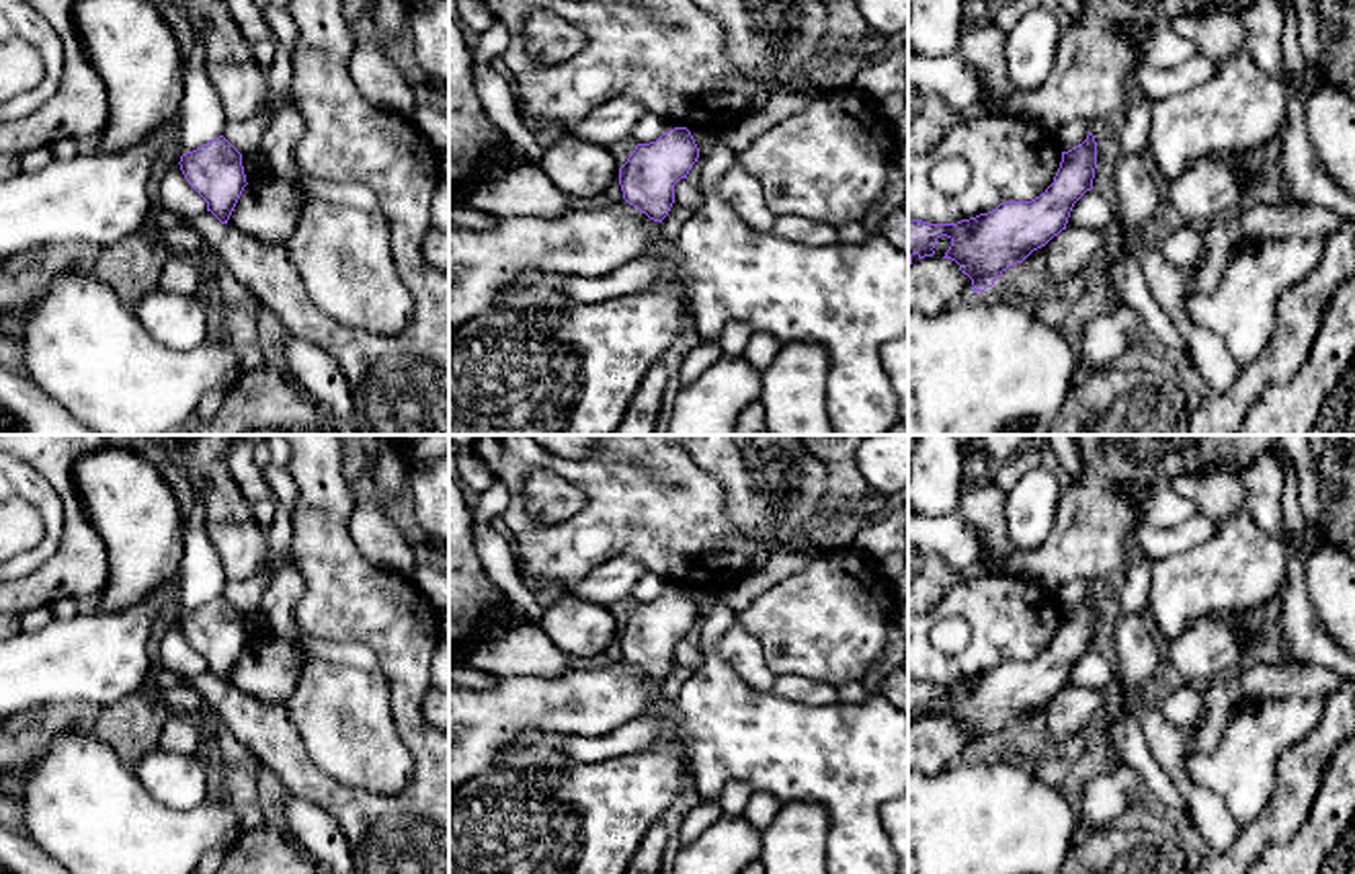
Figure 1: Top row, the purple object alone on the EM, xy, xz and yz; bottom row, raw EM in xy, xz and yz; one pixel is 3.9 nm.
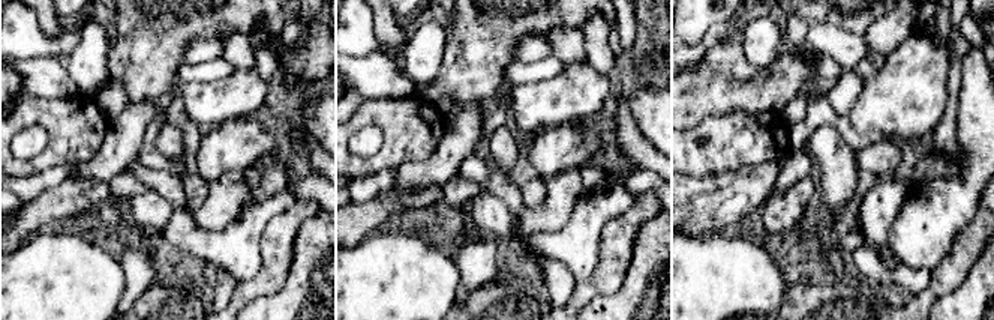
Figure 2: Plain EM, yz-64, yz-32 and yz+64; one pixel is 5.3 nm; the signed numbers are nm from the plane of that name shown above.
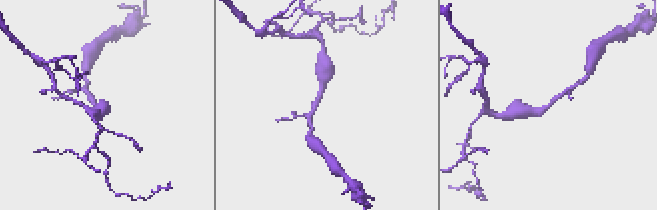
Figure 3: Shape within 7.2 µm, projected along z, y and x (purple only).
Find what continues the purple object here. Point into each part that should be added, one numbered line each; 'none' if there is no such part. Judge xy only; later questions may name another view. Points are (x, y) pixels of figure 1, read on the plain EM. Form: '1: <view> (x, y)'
none

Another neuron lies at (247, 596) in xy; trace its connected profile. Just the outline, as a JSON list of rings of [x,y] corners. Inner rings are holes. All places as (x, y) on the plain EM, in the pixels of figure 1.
[[[256,574],[244,583],[230,583],[223,597],[244,615],[260,607],[260,599],[271,585],[271,574]]]

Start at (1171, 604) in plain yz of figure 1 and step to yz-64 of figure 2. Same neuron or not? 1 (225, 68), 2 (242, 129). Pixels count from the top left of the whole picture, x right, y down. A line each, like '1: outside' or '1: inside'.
1: outside
2: outside

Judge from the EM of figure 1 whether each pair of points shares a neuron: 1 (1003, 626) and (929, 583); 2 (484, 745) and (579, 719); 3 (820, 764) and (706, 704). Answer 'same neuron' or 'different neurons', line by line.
1: different neurons
2: same neuron
3: same neuron

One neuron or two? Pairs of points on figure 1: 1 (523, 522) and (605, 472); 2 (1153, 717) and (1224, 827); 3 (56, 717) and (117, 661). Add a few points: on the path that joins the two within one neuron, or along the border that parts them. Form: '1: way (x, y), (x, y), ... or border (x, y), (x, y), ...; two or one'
1: way (550, 534), (570, 534), (605, 499); one
2: way (1165, 743), (1171, 749), (1181, 780), (1200, 801); one
3: border (54, 704), (39, 708); two

